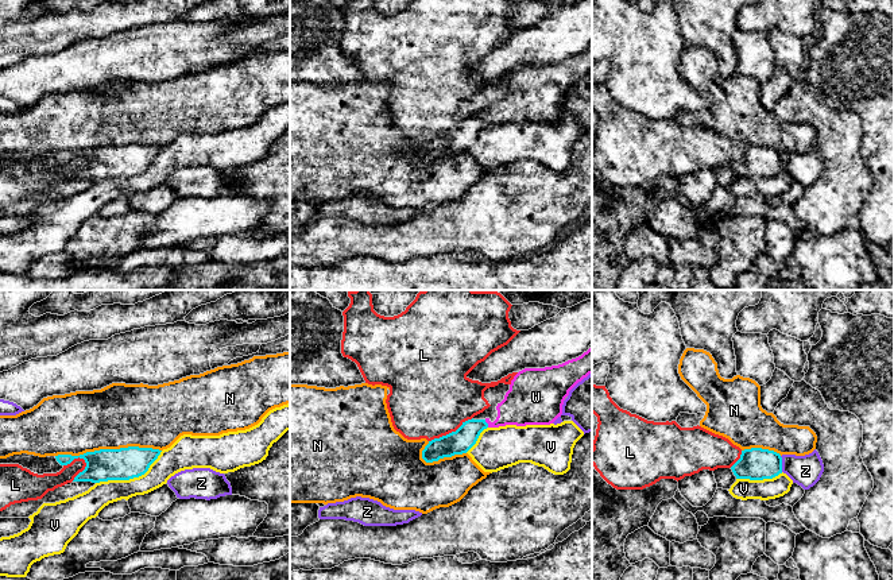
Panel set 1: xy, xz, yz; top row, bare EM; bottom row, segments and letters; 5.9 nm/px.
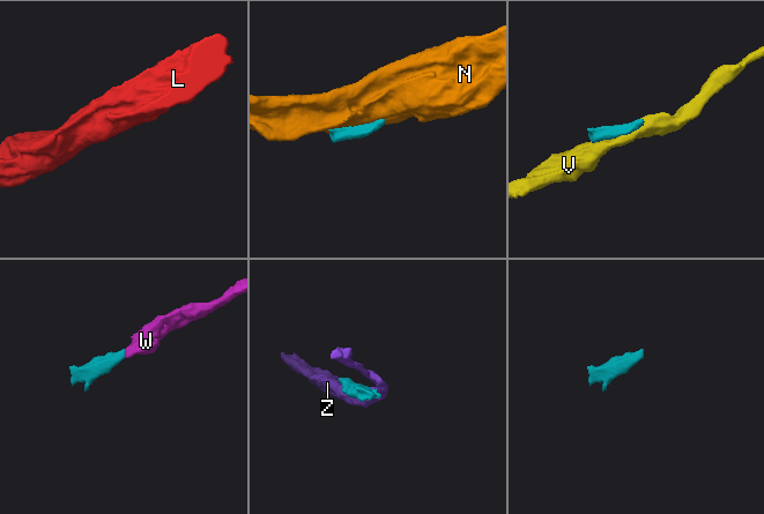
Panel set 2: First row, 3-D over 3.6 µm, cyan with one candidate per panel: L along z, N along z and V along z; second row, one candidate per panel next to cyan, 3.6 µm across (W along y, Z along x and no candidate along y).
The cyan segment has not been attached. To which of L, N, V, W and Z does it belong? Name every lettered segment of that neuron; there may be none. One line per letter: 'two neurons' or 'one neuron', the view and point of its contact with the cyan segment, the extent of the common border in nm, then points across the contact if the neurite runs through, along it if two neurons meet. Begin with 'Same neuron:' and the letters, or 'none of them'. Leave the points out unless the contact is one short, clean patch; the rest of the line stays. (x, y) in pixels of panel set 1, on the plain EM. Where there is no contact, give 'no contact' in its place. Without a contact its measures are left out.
Same neuron: W
L: two neurons; meets cyan in xz at (452, 130); contact 300 nm long
N: two neurons; meets cyan in xy at (108, 147); contact 650 nm long
V: two neurons; meets cyan in xy at (131, 176); contact 440 nm long
W: one neuron; meets cyan in xz at (487, 122); contact 50 nm long; runs through xz (460, 139), (475, 124), (487, 122), (496, 122), (523, 101)
Z: two neurons; meets cyan in yz at (781, 162); contact 100 nm long; border along yz (780, 154), (782, 169)

